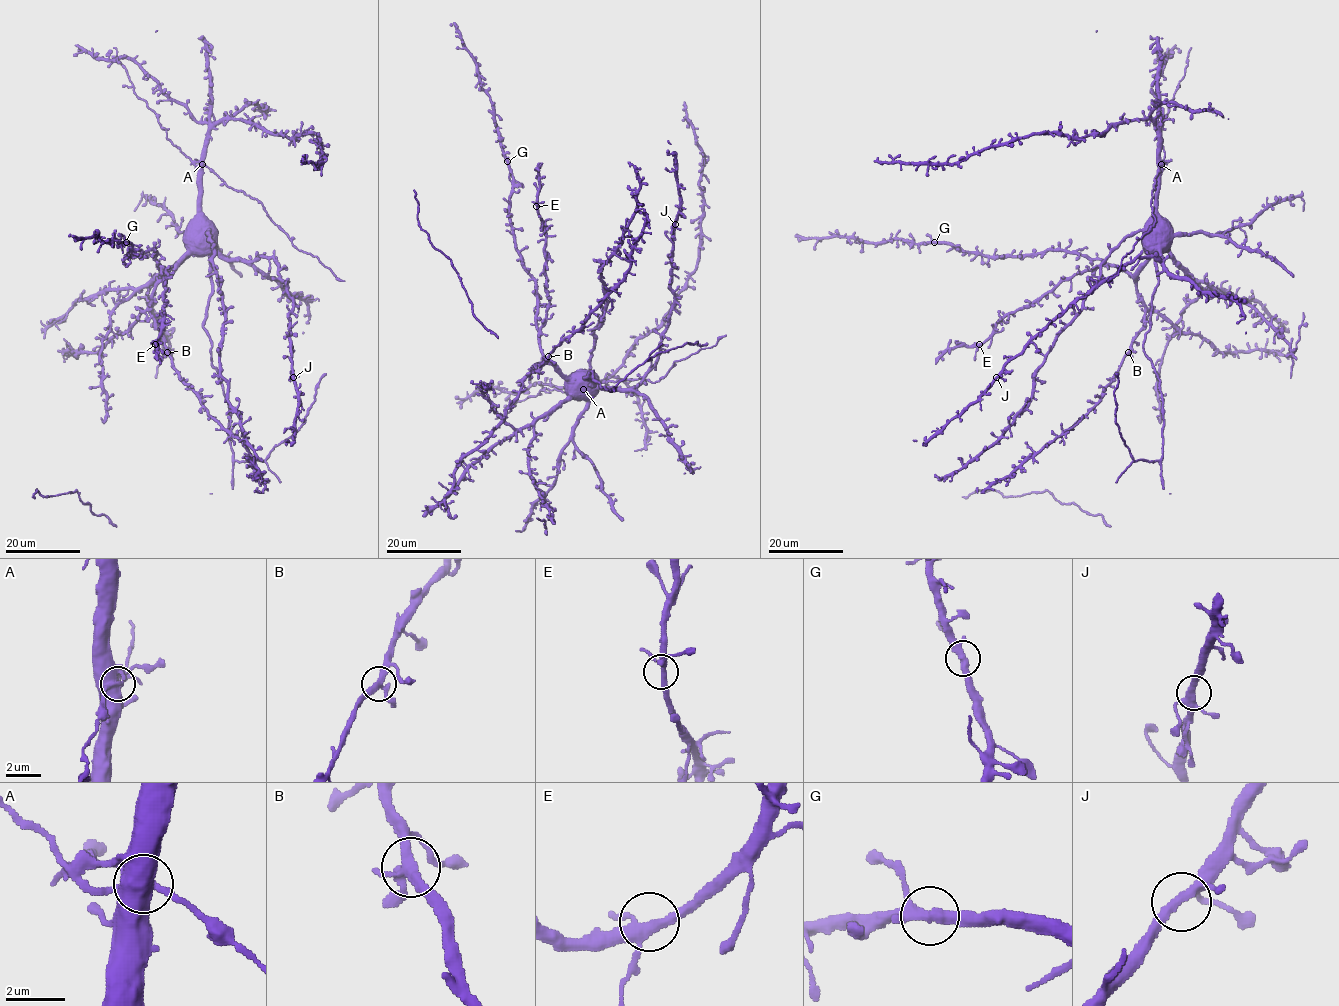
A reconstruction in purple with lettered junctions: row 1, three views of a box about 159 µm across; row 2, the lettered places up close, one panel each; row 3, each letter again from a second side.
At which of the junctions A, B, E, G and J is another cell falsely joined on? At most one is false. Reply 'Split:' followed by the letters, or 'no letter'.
Split: no letter

